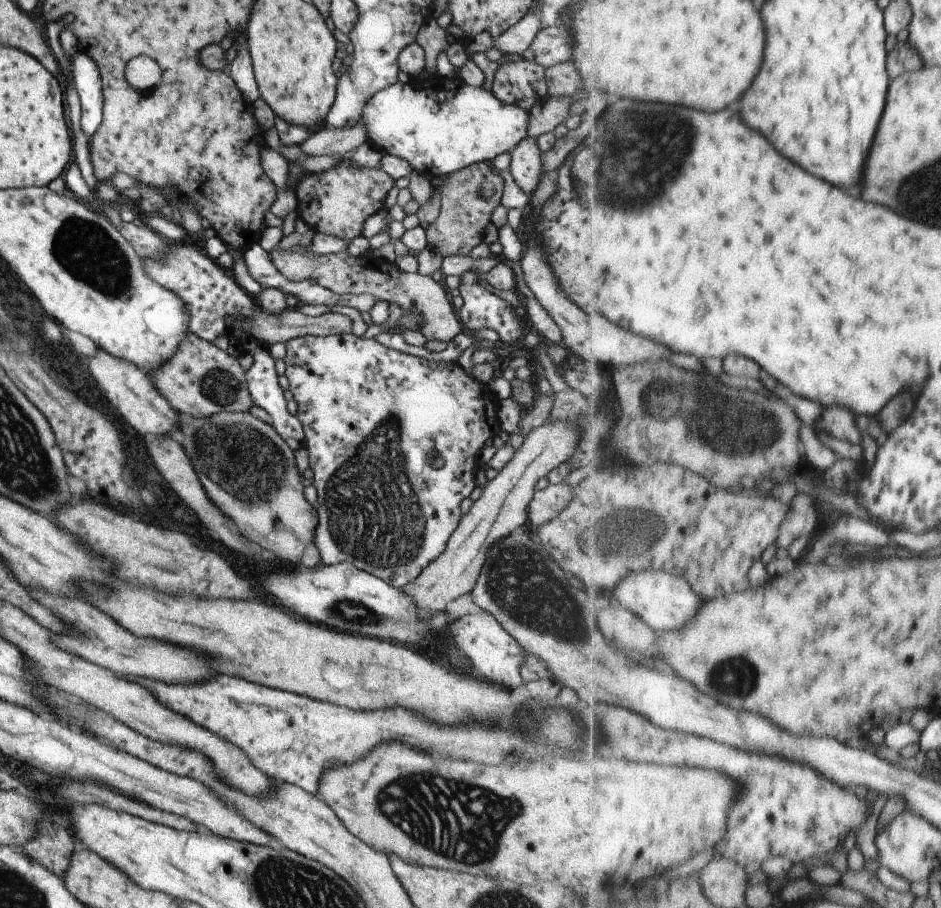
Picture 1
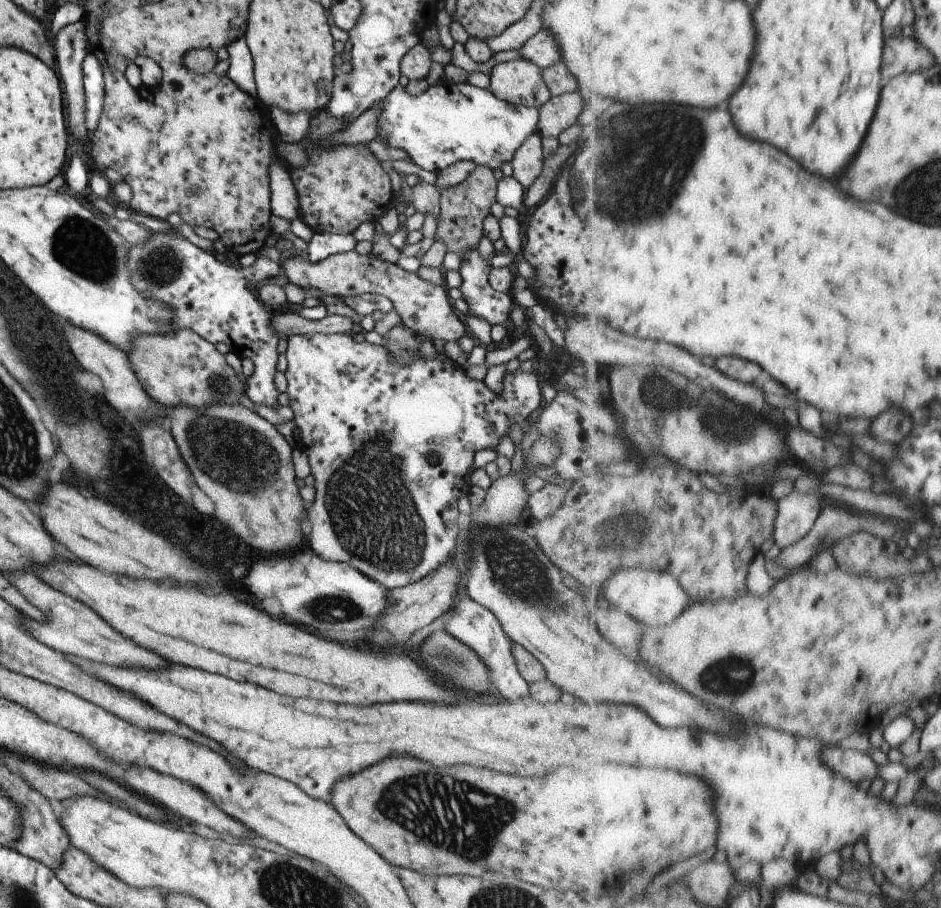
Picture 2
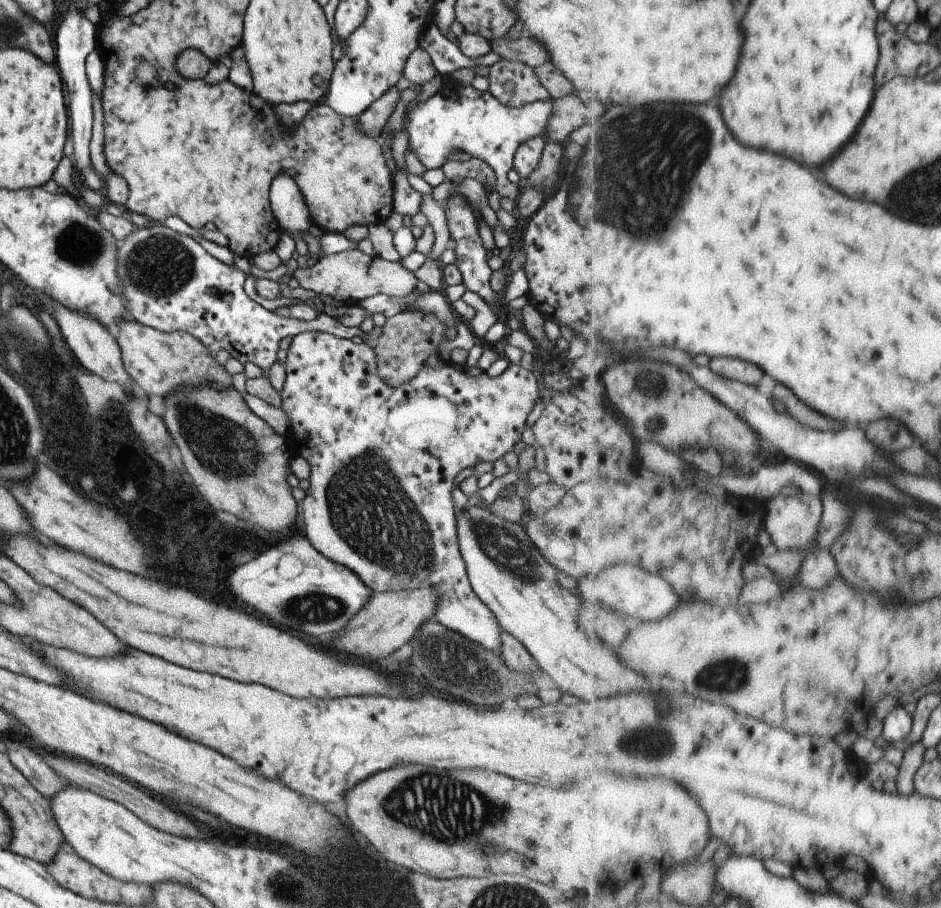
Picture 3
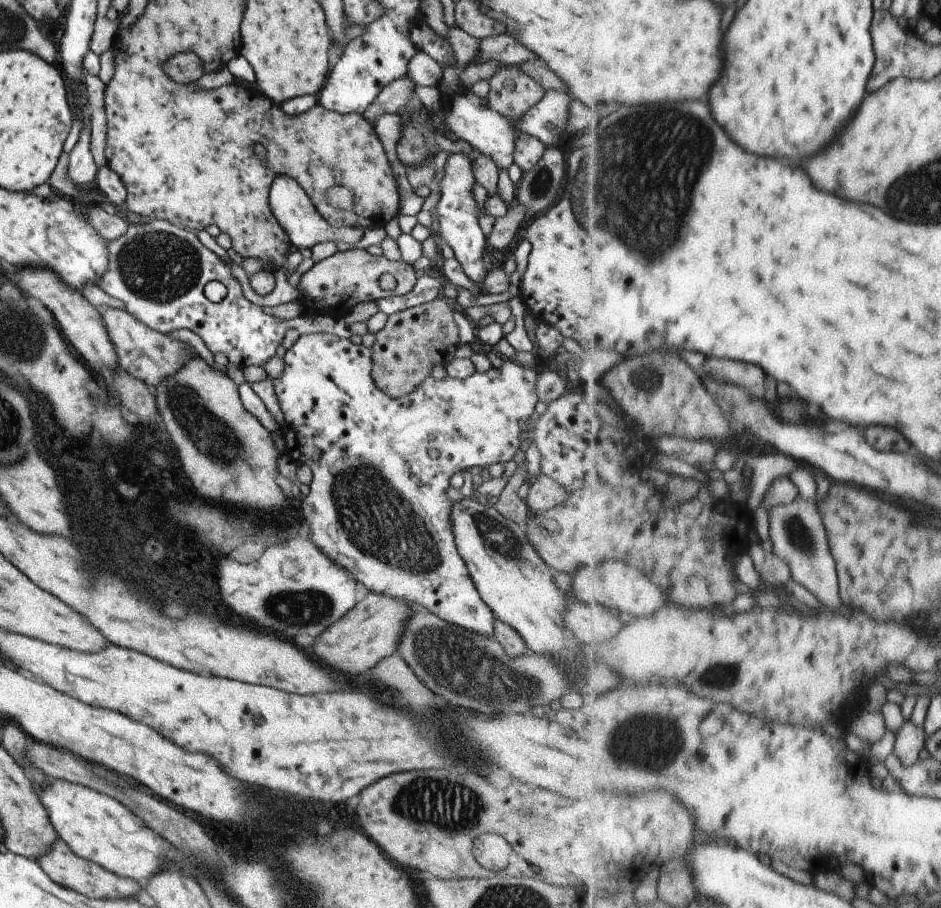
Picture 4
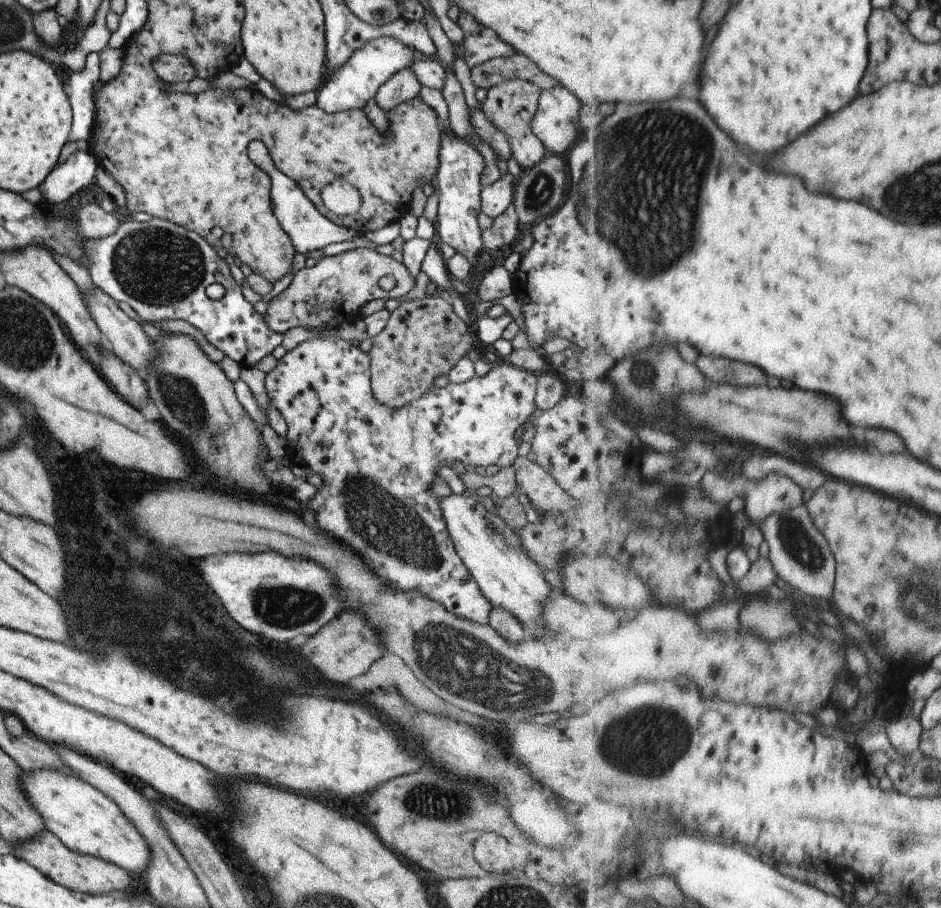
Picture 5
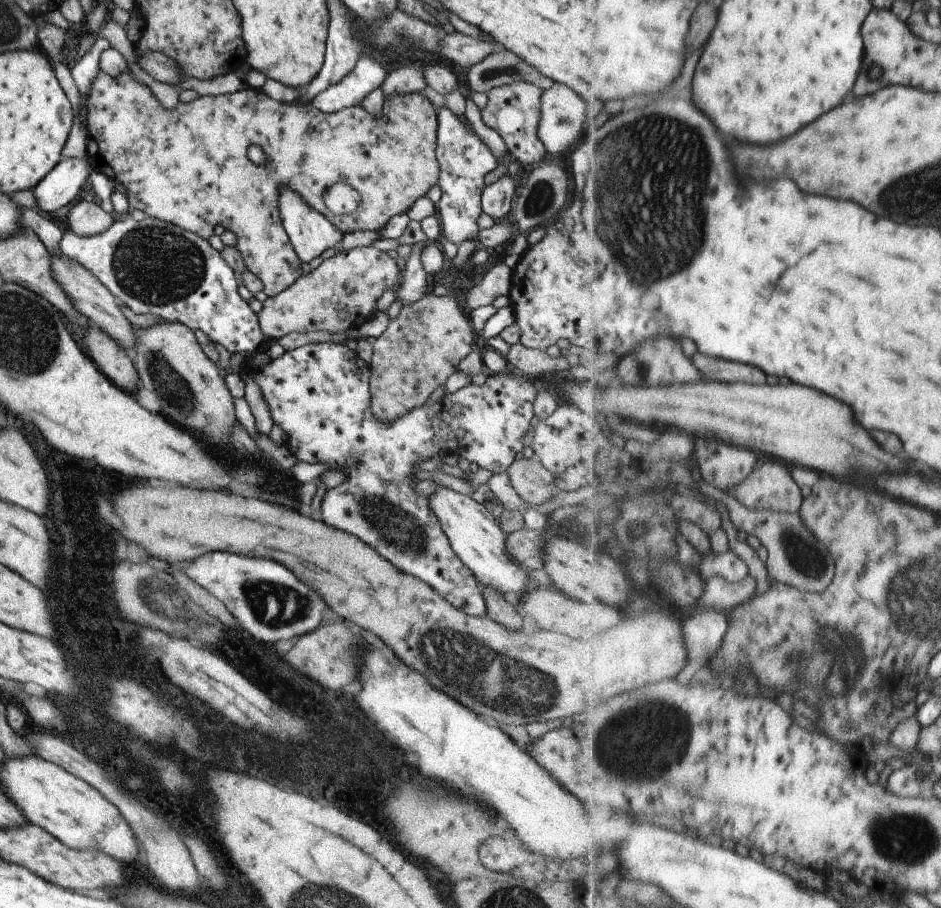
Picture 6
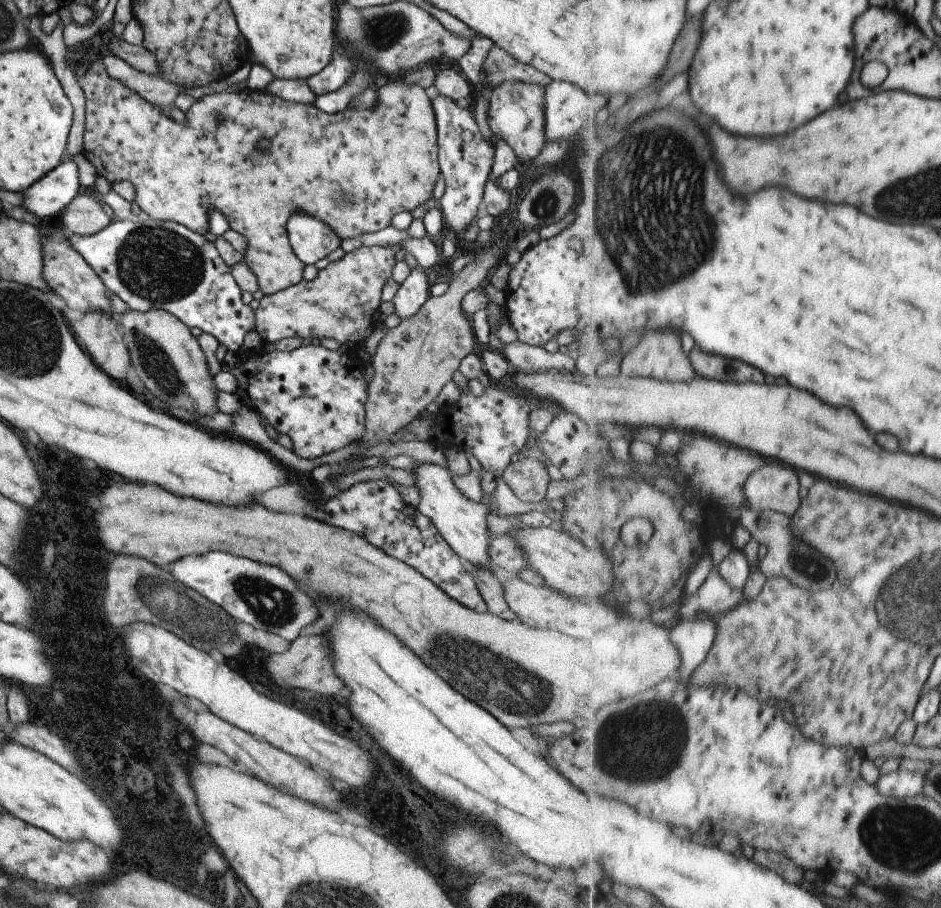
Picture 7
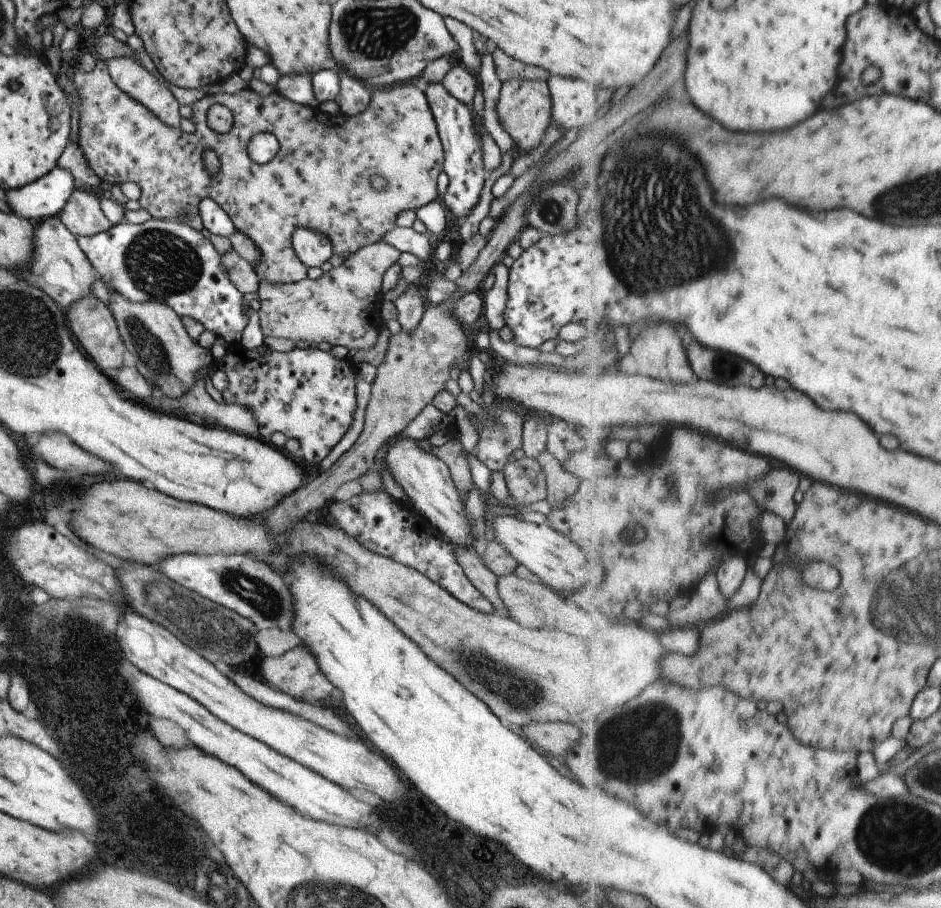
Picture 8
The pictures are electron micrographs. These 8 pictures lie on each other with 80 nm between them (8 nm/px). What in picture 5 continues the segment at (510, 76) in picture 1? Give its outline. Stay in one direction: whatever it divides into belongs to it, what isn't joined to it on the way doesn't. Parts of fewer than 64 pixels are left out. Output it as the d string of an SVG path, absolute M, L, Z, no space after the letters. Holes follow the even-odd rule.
M514 78L489 88L486 100L480 104L480 109L486 118L506 135L511 156L518 161L521 168L529 169L536 166L545 157L547 151L544 143L534 134L531 125L541 91L541 88L531 82Z

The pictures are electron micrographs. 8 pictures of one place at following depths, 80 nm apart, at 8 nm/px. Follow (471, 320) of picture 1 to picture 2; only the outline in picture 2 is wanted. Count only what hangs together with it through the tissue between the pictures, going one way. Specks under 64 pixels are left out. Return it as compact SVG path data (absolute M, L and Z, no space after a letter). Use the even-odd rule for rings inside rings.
M466 249L460 254L459 272L462 284L459 287L464 300L469 304L469 316L485 318L491 325L503 324L510 318L514 307L512 296L496 292L489 285L490 261L478 249Z

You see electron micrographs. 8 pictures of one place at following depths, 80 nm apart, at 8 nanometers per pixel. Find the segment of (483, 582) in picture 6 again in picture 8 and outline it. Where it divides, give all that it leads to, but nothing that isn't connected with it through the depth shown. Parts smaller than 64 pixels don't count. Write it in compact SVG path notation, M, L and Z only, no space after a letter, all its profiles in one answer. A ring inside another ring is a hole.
M394 436L386 443L388 446L384 456L384 466L392 474L396 484L404 490L404 494L412 500L412 509L419 514L420 518L424 518L439 530L441 537L448 540L450 544L477 547L469 527L465 505L460 500L460 495L444 461L434 453L422 449L418 441L410 437L397 439Z

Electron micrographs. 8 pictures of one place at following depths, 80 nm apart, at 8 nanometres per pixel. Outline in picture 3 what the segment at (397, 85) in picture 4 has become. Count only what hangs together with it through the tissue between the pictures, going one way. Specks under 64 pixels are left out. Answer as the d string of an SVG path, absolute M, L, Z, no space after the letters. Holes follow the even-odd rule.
M392 87L387 90L376 102L373 102L362 115L359 115L359 127L371 137L379 139L388 118L392 116L396 104L400 100L400 90Z

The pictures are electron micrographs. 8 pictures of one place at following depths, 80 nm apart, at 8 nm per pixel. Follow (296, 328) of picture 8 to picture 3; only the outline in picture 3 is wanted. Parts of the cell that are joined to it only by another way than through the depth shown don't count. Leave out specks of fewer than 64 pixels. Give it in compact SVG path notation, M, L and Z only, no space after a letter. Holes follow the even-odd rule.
M359 249L324 255L316 264L304 269L298 268L292 277L296 278L302 288L312 290L317 296L330 296L332 300L344 305L356 305L368 296L384 293L386 296L406 296L416 288L418 281L411 270L400 261L384 260L370 256Z

